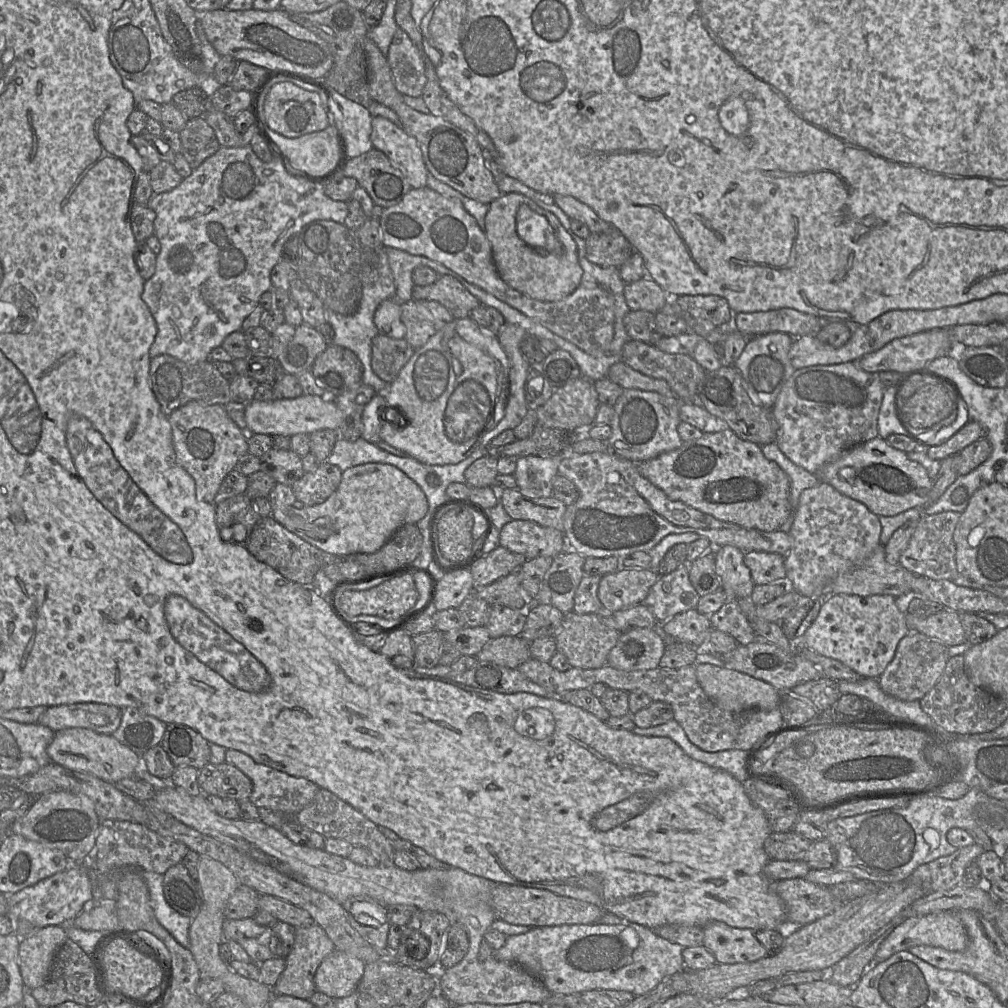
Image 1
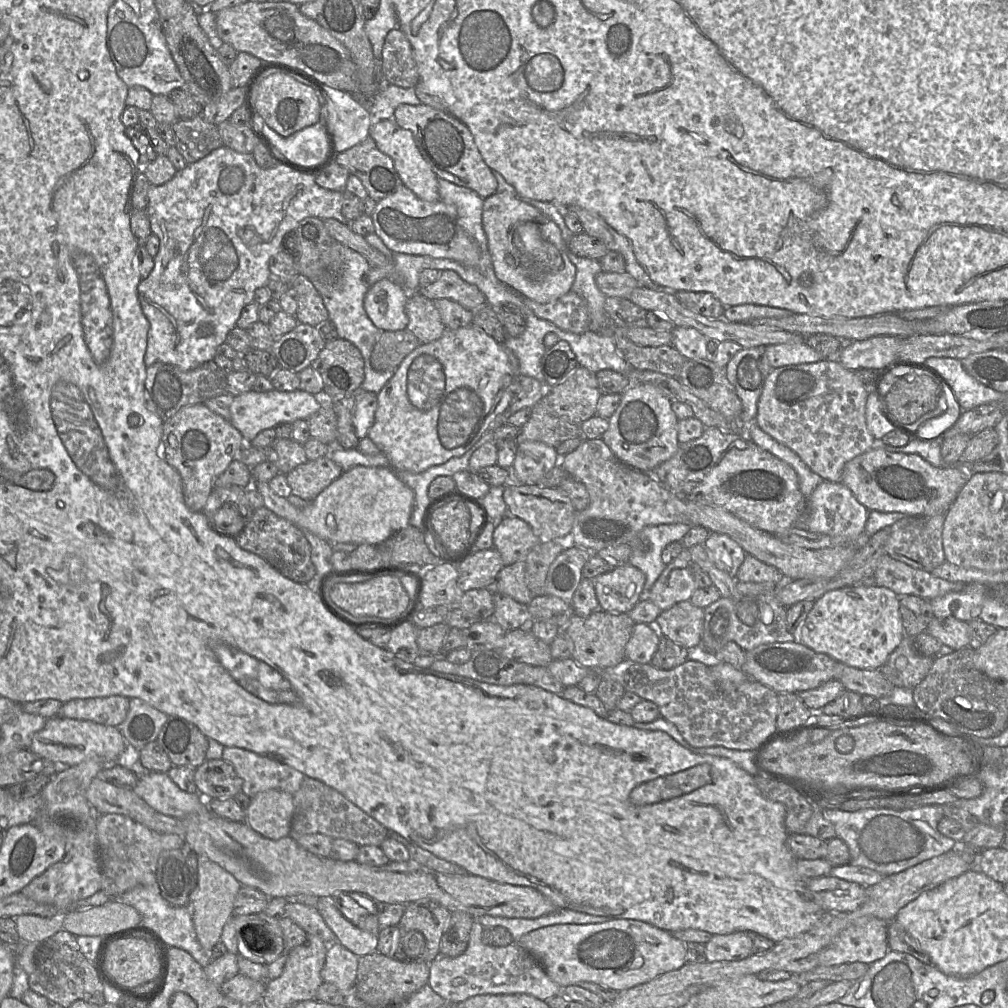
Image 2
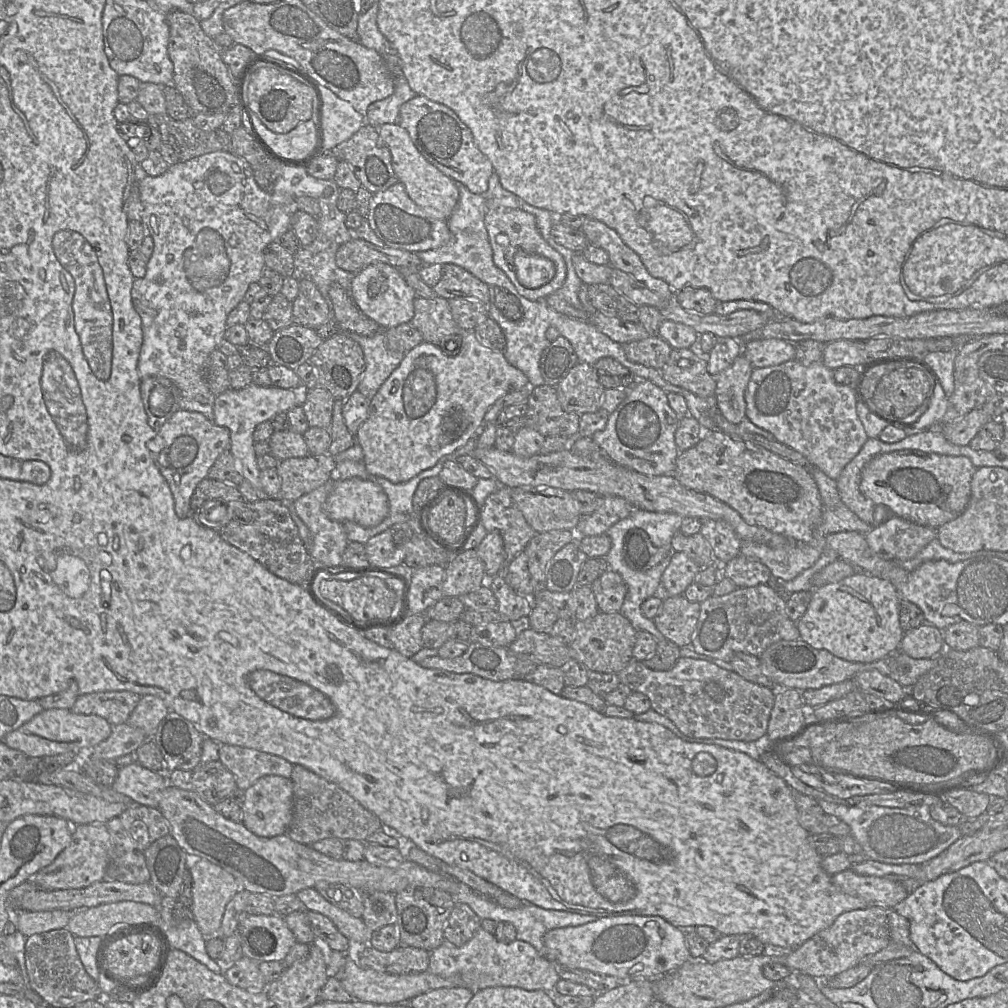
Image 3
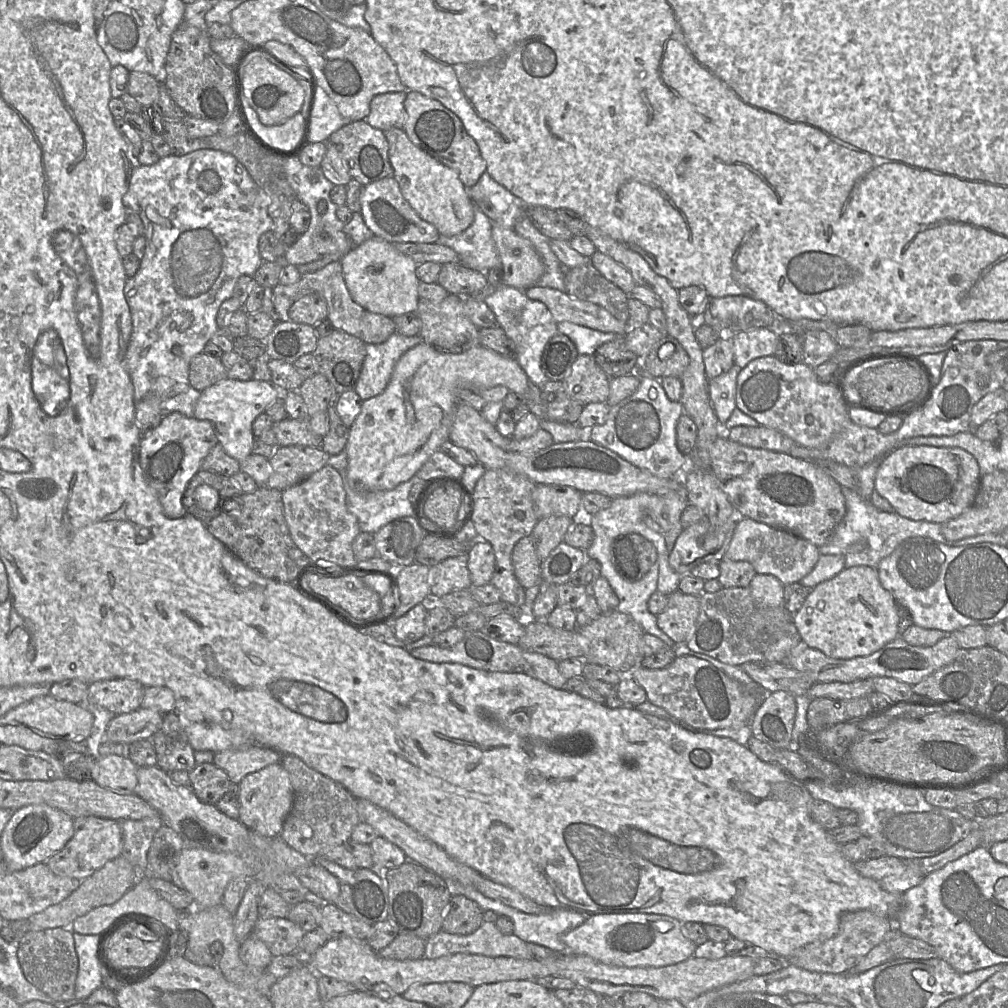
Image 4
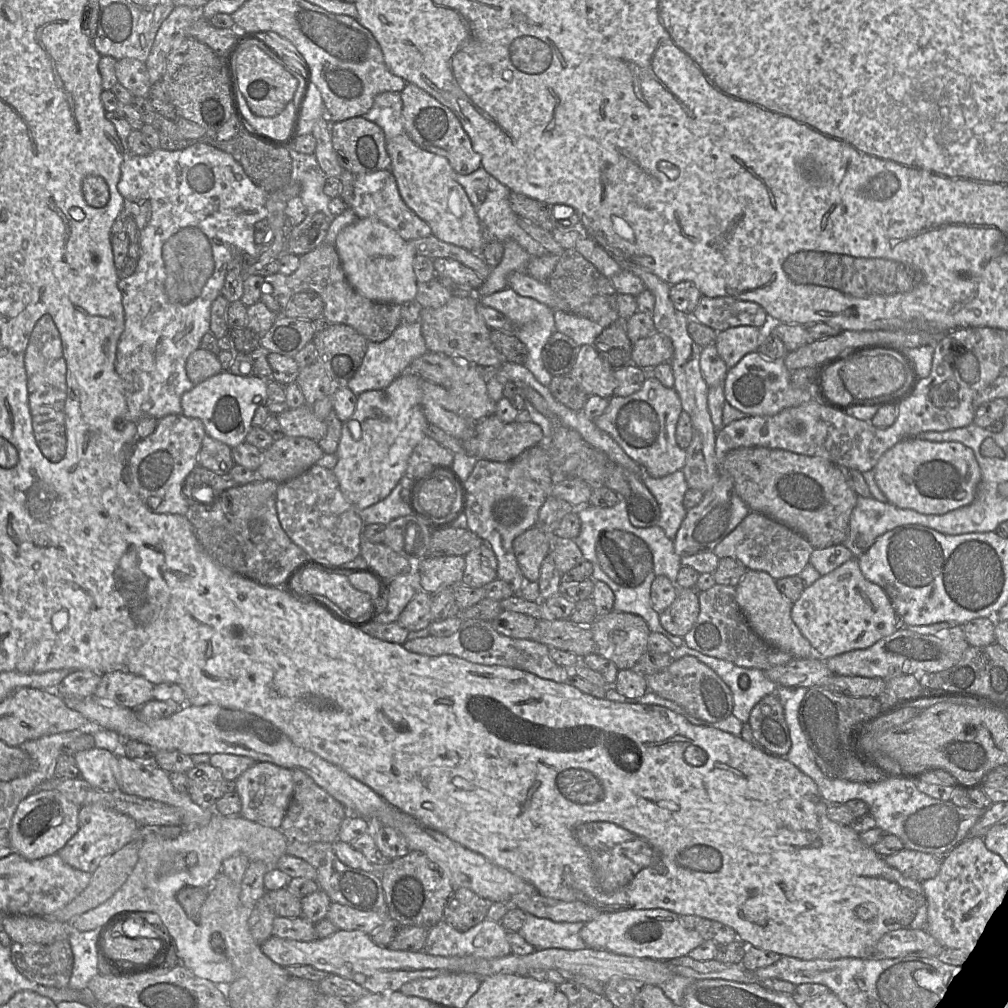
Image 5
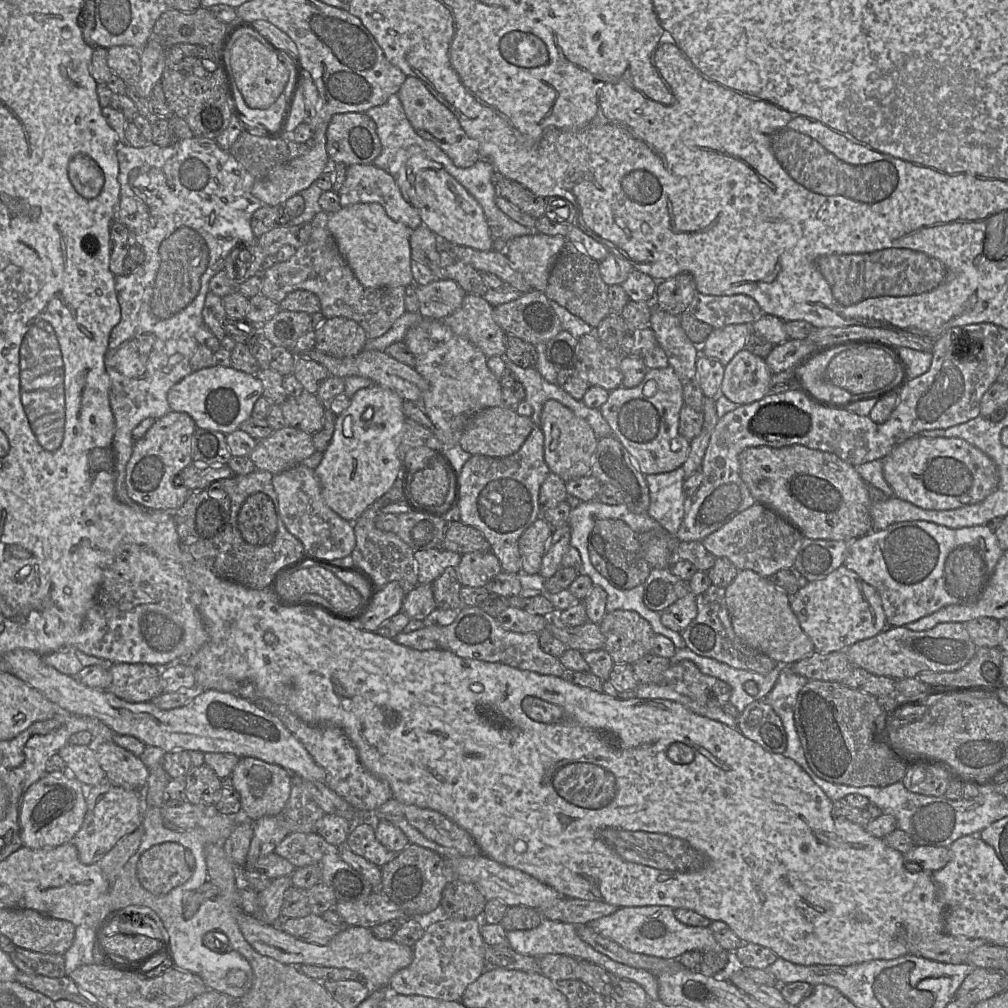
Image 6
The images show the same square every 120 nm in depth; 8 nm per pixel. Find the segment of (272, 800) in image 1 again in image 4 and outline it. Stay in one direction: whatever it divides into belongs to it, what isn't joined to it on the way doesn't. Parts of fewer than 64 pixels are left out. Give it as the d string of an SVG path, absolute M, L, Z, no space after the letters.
M252 746L217 752L213 763L227 773L232 783L239 785L246 775L280 763L281 759L282 754L273 749Z

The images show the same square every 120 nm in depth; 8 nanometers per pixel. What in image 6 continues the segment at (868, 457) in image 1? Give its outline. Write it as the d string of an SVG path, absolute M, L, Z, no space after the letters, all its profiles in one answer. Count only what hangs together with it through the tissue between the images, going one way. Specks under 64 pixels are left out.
M919 436L904 441L883 458L883 475L893 490L893 497L925 510L953 510L979 503L997 489L1000 480L995 462L967 441Z

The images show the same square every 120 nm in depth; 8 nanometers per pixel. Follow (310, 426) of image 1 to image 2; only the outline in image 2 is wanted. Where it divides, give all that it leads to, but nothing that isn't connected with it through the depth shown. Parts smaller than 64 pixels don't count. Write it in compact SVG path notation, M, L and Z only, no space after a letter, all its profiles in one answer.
M275 389L257 393L249 391L233 398L230 405L230 423L250 443L261 431L274 429L281 424L292 424L297 420L307 420L322 406L322 398L303 390L281 392Z

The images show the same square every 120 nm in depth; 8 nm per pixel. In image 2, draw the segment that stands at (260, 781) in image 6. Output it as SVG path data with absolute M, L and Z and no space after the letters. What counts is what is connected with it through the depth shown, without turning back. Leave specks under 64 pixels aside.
M267 790L251 798L245 823L264 838L277 841L290 835L293 813L293 795Z

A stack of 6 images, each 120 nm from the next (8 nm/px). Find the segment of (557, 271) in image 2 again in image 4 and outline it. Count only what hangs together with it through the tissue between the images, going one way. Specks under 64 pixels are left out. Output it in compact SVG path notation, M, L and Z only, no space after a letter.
M492 223L492 238L501 261L501 283L523 291L536 285L545 271L545 266L531 242L518 235L514 229L494 223Z

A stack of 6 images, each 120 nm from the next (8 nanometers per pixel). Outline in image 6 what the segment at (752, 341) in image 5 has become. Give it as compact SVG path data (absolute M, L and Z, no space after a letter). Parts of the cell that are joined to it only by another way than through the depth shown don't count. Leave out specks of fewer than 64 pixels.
M730 324L713 328L705 342L699 347L699 354L714 357L725 366L742 349L751 333L749 324Z

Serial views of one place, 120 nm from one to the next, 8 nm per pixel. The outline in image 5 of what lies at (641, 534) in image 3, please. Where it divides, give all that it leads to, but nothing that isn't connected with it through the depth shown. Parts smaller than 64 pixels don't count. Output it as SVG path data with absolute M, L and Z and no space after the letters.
M626 531L602 532L596 543L596 556L603 572L622 587L635 588L654 573L649 547Z

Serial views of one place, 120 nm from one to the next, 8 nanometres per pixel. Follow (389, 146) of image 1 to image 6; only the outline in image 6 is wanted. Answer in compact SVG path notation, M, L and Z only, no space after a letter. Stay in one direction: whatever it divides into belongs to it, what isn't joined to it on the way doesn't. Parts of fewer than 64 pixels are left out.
M424 154L409 157L396 182L403 198L418 211L422 224L448 242L479 251L492 250L489 225L477 200L438 162Z

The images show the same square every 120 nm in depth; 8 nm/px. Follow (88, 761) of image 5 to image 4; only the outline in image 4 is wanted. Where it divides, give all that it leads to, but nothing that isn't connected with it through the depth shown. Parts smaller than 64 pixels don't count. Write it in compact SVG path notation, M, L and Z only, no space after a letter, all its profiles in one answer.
M113 754L98 756L92 780L114 792L132 794L137 785L137 769L138 767L127 757Z

